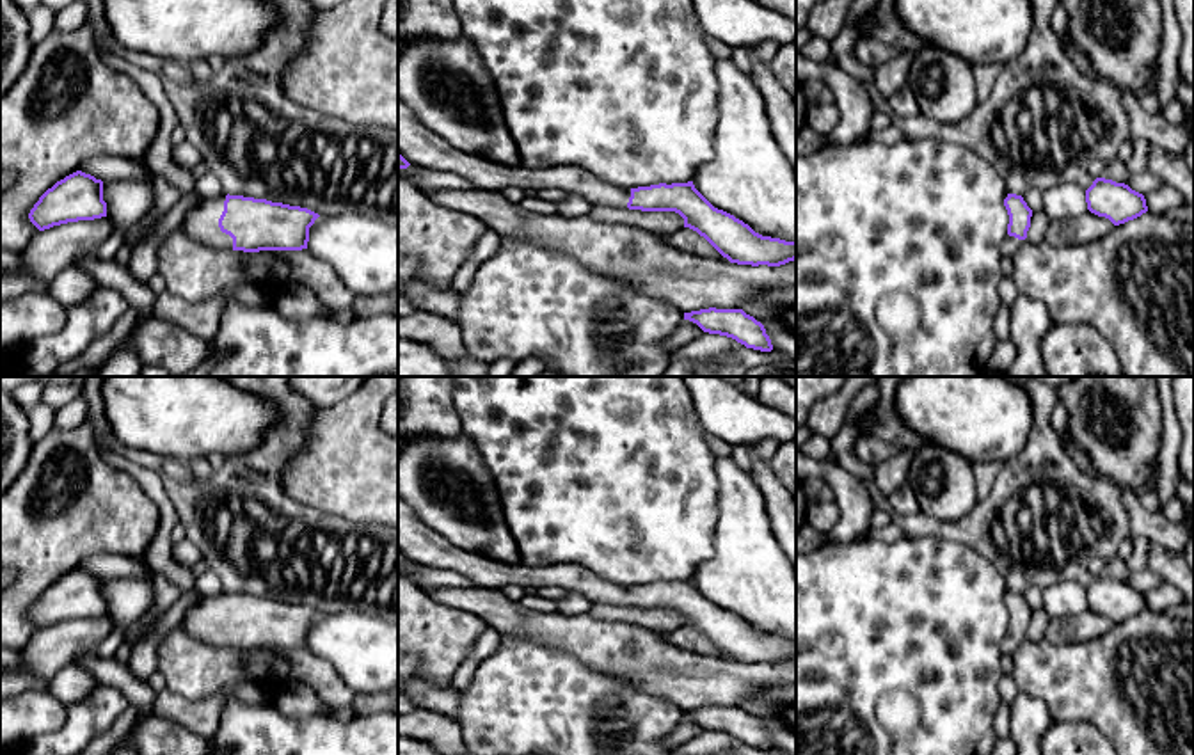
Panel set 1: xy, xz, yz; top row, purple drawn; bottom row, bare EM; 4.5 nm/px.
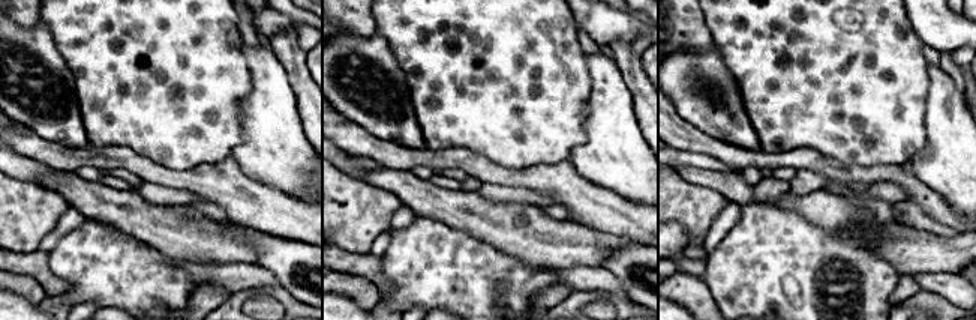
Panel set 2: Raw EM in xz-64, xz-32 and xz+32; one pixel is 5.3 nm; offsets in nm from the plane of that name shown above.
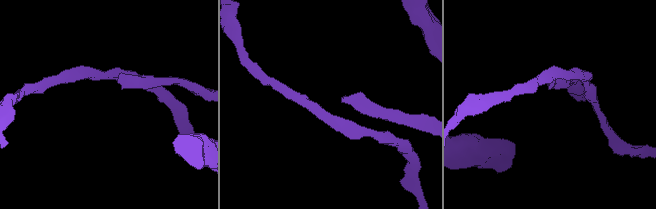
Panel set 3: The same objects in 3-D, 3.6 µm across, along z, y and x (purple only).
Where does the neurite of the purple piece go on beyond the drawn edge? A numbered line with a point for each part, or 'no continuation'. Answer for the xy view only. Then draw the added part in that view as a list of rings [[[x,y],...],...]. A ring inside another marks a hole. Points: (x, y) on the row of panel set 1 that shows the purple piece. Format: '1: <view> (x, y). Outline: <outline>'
1: xy (201, 224). Outline: [[[226,195],[204,199],[185,215],[179,227],[197,243],[210,245],[213,249],[233,249],[233,238],[219,227],[224,201]]]

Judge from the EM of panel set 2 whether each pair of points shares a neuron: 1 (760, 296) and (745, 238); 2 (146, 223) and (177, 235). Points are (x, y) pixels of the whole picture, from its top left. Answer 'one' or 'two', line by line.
1: one
2: one

